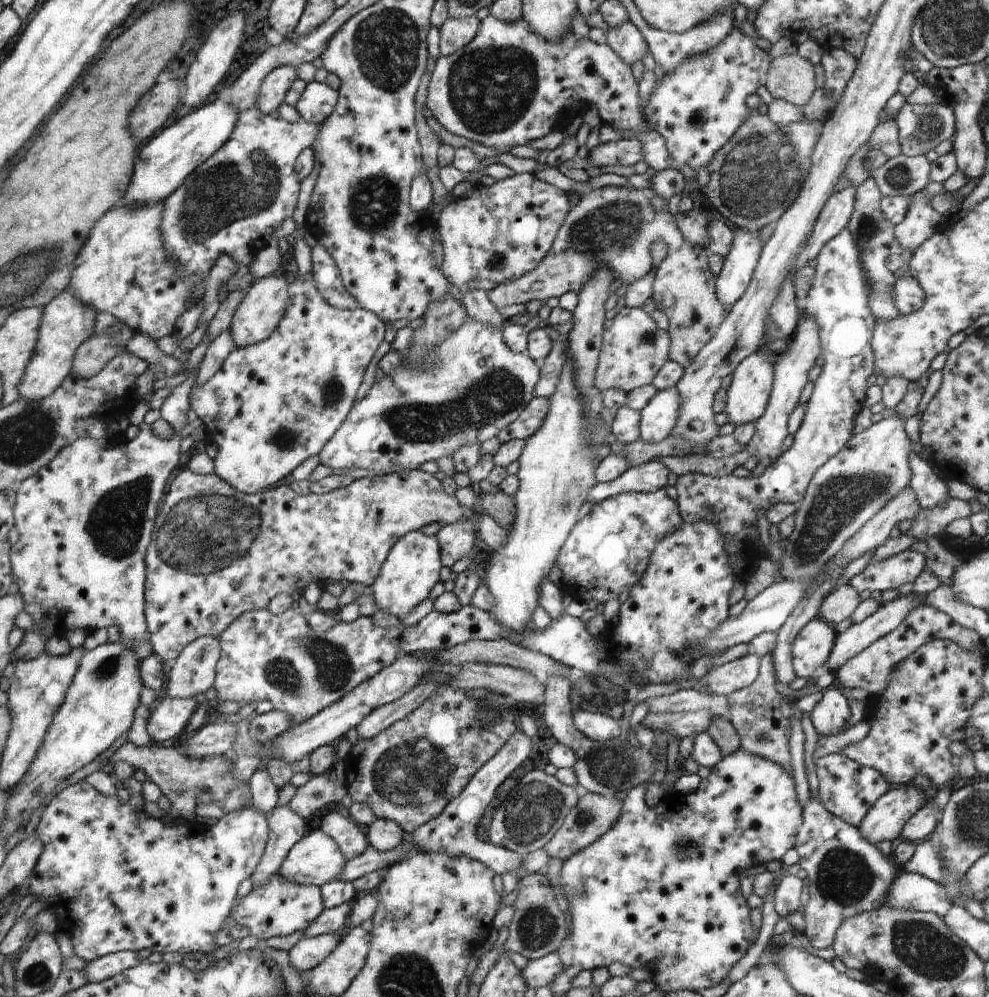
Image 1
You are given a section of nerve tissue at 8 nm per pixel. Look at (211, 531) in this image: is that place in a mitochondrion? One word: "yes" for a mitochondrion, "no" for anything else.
yes

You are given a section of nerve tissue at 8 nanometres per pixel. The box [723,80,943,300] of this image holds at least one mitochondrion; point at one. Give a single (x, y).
(868, 230)

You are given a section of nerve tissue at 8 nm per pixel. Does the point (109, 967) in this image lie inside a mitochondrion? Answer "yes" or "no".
no

